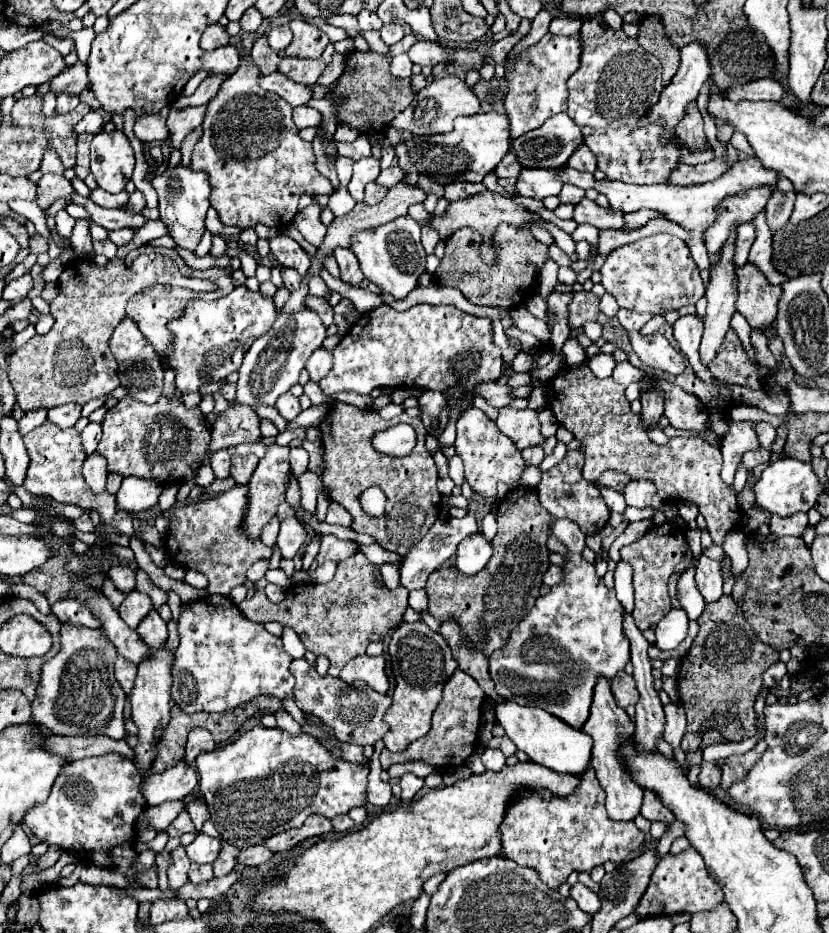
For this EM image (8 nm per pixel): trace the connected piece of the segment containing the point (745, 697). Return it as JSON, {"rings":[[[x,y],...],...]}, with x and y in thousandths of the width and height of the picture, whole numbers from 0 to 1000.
{"rings":[[[871,639],[869,643],[852,647],[847,660],[842,662],[844,669],[844,677],[835,688],[832,699],[823,705],[823,716],[818,720],[818,744],[823,750],[823,757],[828,761],[830,767],[830,785],[842,785],[842,780],[847,778],[847,774],[852,770],[856,770],[859,763],[873,765],[876,770],[881,770],[881,774],[873,780],[866,780],[878,793],[897,793],[910,789],[912,780],[910,780],[910,750],[914,744],[914,737],[919,735],[919,722],[934,712],[938,710],[938,699],[934,695],[926,695],[926,690],[917,690],[917,686],[912,686],[912,680],[907,677],[907,673],[902,673],[902,667],[897,665],[897,656],[893,656],[893,650],[888,647],[888,643],[883,643],[883,639]]]}

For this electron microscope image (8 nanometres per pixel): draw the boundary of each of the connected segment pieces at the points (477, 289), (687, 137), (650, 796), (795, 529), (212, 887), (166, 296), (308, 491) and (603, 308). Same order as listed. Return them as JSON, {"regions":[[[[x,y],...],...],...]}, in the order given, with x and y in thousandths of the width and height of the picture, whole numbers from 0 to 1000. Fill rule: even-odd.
{"regions":[[[[606,240],[593,253],[593,266],[598,270],[598,281],[586,283],[579,277],[581,253],[569,244],[557,244],[548,249],[538,257],[538,272],[531,279],[528,289],[524,292],[524,300],[531,307],[552,309],[562,322],[581,328],[608,328],[618,330],[618,326],[627,326],[639,319],[639,315],[649,302],[651,287],[661,274],[661,264],[649,259],[634,244],[618,244],[615,240]]],[[[832,111],[828,118],[828,124],[815,135],[815,146],[825,150],[825,156],[830,163],[849,163],[852,161],[852,144],[847,139],[847,124],[840,116],[840,111]]],[[[777,845],[777,860],[774,860],[774,868],[772,868],[772,872],[777,875],[777,877],[782,877],[782,879],[799,879],[799,881],[803,881],[803,883],[808,883],[811,881],[811,870],[808,870],[808,866],[801,866],[801,862],[799,862],[799,857],[784,847],[784,845]]],[[[970,549],[960,551],[960,553],[951,553],[951,555],[941,555],[934,551],[929,555],[929,572],[934,572],[934,574],[967,574],[972,562],[975,562],[975,553]]],[[[277,935],[275,939],[256,941],[256,943],[246,945],[246,947],[239,947],[239,950],[227,945],[227,947],[222,947],[222,952],[212,954],[212,962],[215,962],[215,965],[229,965],[229,962],[234,962],[234,965],[241,965],[241,962],[258,965],[258,962],[268,960],[287,941],[290,941],[287,935]]],[[[181,307],[157,319],[152,328],[152,339],[157,339],[166,347],[174,362],[193,382],[198,382],[207,364],[200,345],[215,341],[222,334],[224,324],[232,319],[239,319],[239,315],[224,309]]],[[[369,504],[367,508],[359,510],[359,519],[362,519],[362,525],[364,525],[364,536],[362,540],[372,547],[372,549],[381,549],[381,534],[384,529],[391,525],[388,521],[388,510],[384,510],[381,506],[376,504]]],[[[729,315],[726,319],[724,319],[724,334],[726,337],[731,337],[731,339],[743,339],[743,334],[745,334],[745,326],[743,326],[743,322],[736,317],[736,315]]]]}

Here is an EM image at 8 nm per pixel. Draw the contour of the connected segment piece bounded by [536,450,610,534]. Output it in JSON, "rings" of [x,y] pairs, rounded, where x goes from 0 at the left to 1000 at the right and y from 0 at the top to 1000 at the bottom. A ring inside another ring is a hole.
{"rings":[[[700,482],[683,484],[683,489],[680,489],[680,493],[676,497],[671,497],[668,502],[663,502],[661,506],[654,508],[654,514],[647,521],[647,527],[649,527],[651,540],[668,555],[685,555],[685,557],[695,559],[702,570],[719,572],[731,564],[731,559],[736,555],[736,547],[733,547],[721,521],[704,514],[702,497],[704,497],[704,487]]]}

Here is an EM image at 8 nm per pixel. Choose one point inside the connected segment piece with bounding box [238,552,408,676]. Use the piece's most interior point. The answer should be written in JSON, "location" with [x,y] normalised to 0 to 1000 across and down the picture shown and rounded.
{"location":[407,663]}

